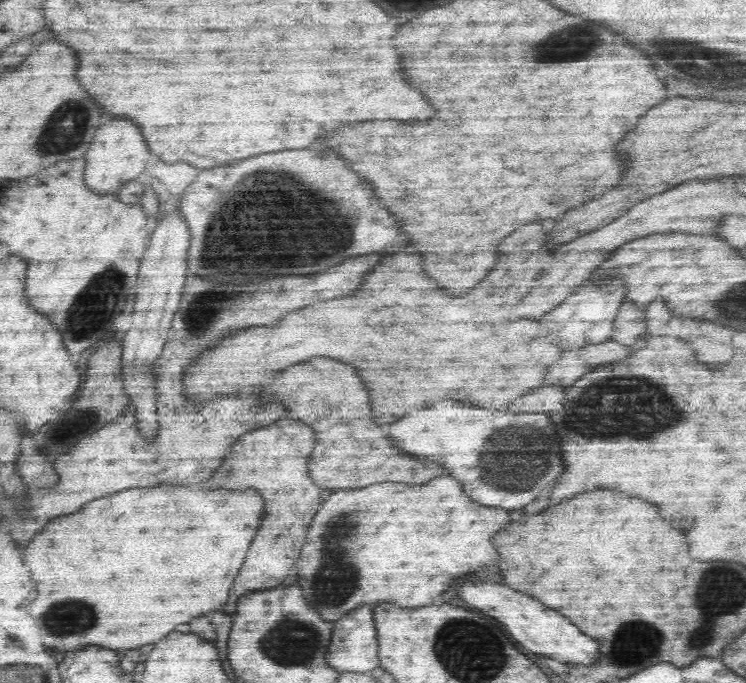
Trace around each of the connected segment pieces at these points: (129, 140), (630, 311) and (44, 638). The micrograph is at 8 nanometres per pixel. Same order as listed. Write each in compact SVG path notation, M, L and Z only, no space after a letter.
M106 120L98 126L86 150L82 168L83 186L91 195L98 194L99 199L108 199L108 196L116 195L126 183L134 182L144 172L148 158L148 148L142 144L142 136L138 136L138 128L134 128L134 124L128 120Z
M622 304L618 310L618 316L612 326L610 340L616 340L624 344L626 348L634 346L634 338L644 332L644 312L640 308L634 308L632 304Z
M130 488L112 496L90 500L74 514L52 518L22 550L24 566L28 566L32 580L38 584L36 598L26 606L26 612L30 618L34 618L40 630L42 646L64 655L73 654L74 650L82 650L86 646L100 646L110 651L138 649L145 644L158 642L168 632L172 632L174 626L190 622L190 618L212 610L212 606L218 606L222 600L226 600L230 592L230 586L246 558L246 548L250 546L254 528L258 528L258 516L262 516L262 500L258 500L254 492L232 492L226 502L226 492L202 492L186 488Z

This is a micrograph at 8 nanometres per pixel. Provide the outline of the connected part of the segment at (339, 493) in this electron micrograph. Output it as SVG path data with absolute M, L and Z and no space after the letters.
M448 476L410 488L404 484L372 484L356 490L336 490L320 504L306 532L306 542L294 564L296 586L302 588L302 598L308 600L318 618L330 624L344 619L350 611L372 604L390 603L400 608L428 606L434 596L442 596L470 568L492 564L490 536L506 526L508 520L509 511L474 504Z

